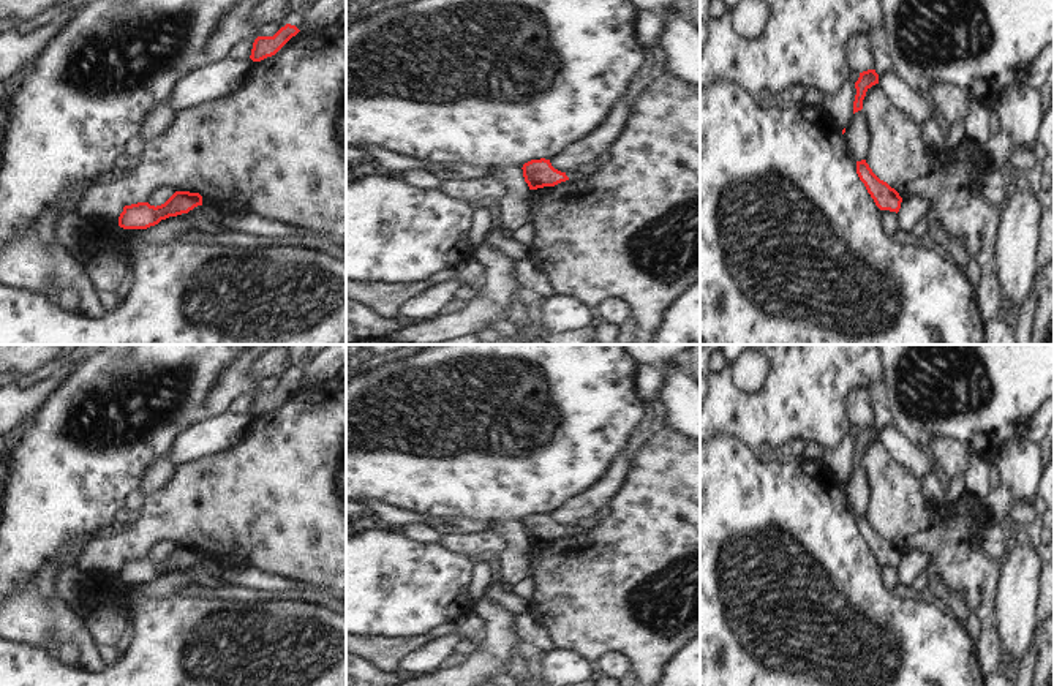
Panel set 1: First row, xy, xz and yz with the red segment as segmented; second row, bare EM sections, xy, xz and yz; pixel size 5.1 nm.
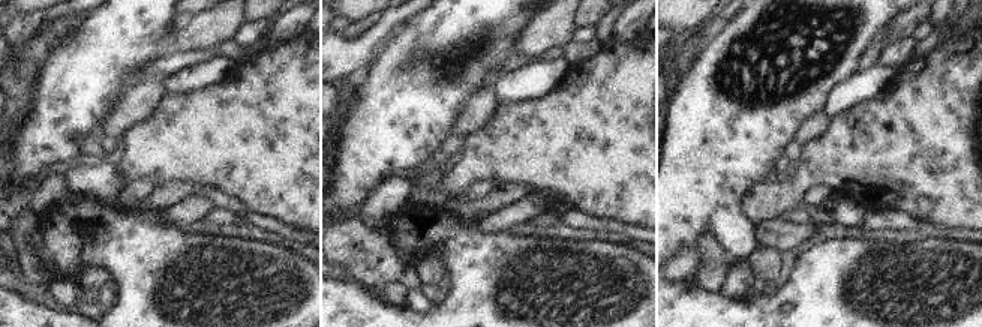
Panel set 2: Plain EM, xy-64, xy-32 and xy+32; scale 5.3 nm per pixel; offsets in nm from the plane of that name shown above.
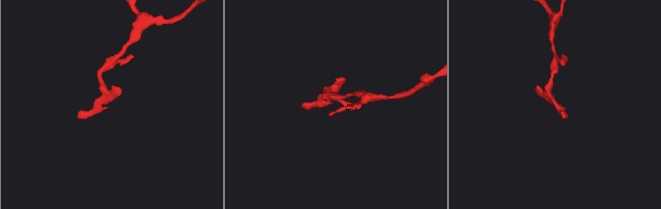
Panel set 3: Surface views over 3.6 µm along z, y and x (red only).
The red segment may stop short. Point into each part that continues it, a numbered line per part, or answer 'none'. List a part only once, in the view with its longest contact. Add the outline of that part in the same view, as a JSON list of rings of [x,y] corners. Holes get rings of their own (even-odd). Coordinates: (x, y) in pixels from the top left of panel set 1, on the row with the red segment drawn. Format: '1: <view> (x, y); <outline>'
1: xz (579, 174); [[[596,161],[589,169],[575,169],[575,171],[566,172],[566,175],[569,177],[569,180],[585,180],[591,177],[594,171],[600,166],[602,163]]]

